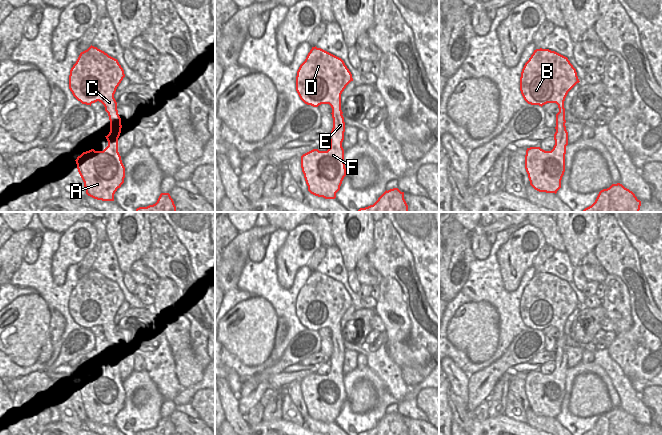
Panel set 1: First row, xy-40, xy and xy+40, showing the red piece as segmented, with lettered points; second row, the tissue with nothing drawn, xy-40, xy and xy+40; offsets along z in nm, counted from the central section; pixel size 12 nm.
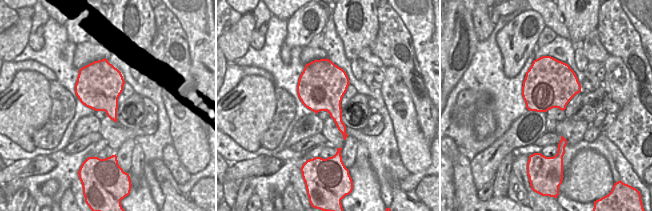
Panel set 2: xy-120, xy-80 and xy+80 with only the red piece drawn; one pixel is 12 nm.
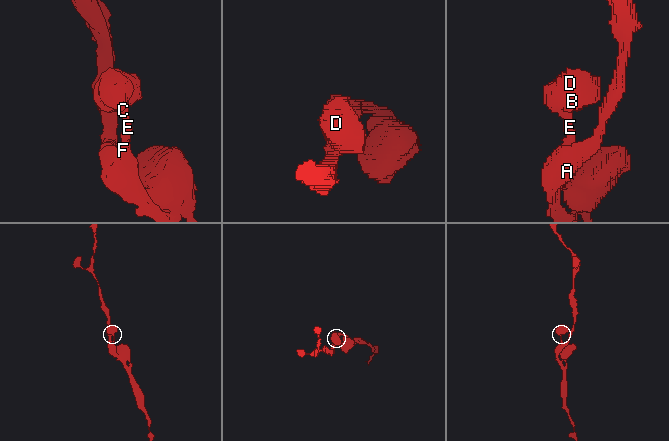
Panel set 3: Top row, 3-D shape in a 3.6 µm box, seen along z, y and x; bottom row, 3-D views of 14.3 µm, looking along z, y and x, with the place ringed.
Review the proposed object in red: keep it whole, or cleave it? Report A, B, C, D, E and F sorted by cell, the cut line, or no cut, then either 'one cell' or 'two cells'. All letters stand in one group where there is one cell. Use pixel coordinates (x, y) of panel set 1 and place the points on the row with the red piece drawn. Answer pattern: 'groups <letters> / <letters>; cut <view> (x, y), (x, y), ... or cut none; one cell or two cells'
groups A B C D E F; cut none; one cell

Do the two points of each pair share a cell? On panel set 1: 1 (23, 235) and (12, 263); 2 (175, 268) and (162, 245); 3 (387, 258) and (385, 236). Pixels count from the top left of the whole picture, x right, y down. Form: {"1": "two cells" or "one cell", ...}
{"1": "one cell", "2": "one cell", "3": "one cell"}

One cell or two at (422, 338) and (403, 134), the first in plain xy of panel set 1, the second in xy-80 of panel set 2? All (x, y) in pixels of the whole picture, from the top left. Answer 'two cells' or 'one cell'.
two cells

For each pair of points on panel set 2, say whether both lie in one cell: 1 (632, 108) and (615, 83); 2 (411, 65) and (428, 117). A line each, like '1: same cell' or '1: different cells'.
1: different cells
2: same cell

